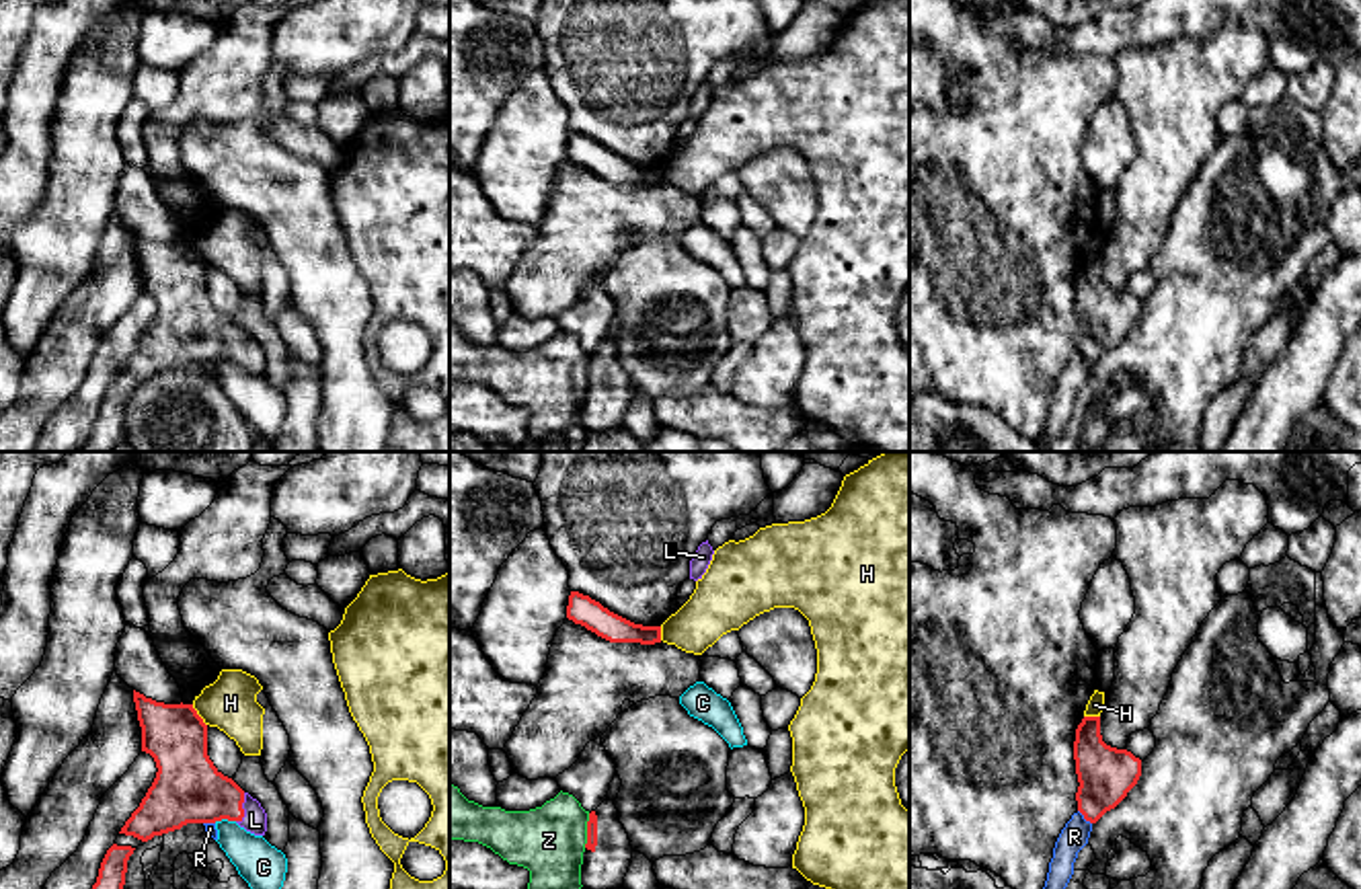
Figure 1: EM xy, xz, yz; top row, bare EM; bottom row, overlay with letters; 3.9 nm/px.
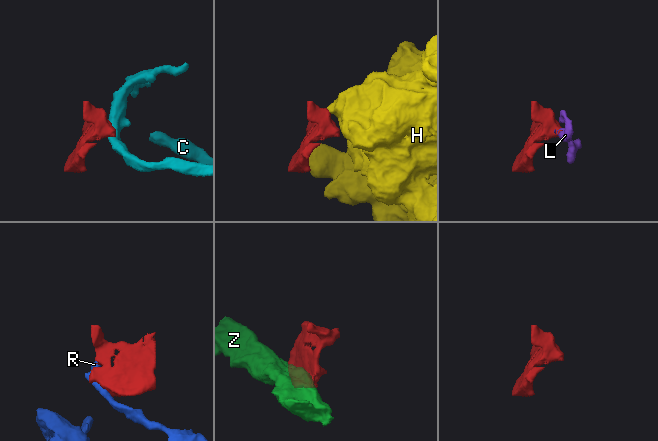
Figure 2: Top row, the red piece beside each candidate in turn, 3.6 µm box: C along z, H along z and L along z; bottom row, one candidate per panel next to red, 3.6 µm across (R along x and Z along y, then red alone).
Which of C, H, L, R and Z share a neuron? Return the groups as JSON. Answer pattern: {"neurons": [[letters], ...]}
{"neurons": [["C"], ["H"], ["L"], ["R"], ["Z"]]}

